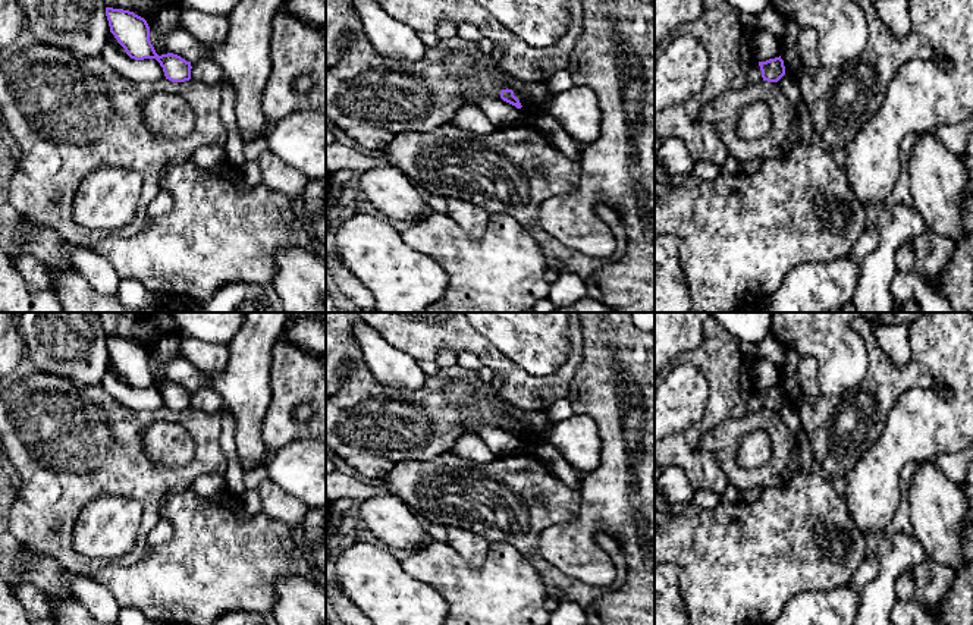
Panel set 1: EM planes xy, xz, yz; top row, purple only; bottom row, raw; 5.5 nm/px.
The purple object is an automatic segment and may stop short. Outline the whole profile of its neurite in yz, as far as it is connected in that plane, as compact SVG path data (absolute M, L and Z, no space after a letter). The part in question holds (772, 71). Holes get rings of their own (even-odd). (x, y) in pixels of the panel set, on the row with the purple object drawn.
M779 57L759 62L762 78L768 82L778 82L785 75L784 60Z

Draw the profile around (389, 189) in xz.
M393 166L364 170L357 189L390 222L412 224L431 214L417 185Z

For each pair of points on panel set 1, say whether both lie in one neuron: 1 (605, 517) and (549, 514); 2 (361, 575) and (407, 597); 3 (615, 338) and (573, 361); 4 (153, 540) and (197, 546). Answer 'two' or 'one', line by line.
1: two
2: one
3: two
4: two

